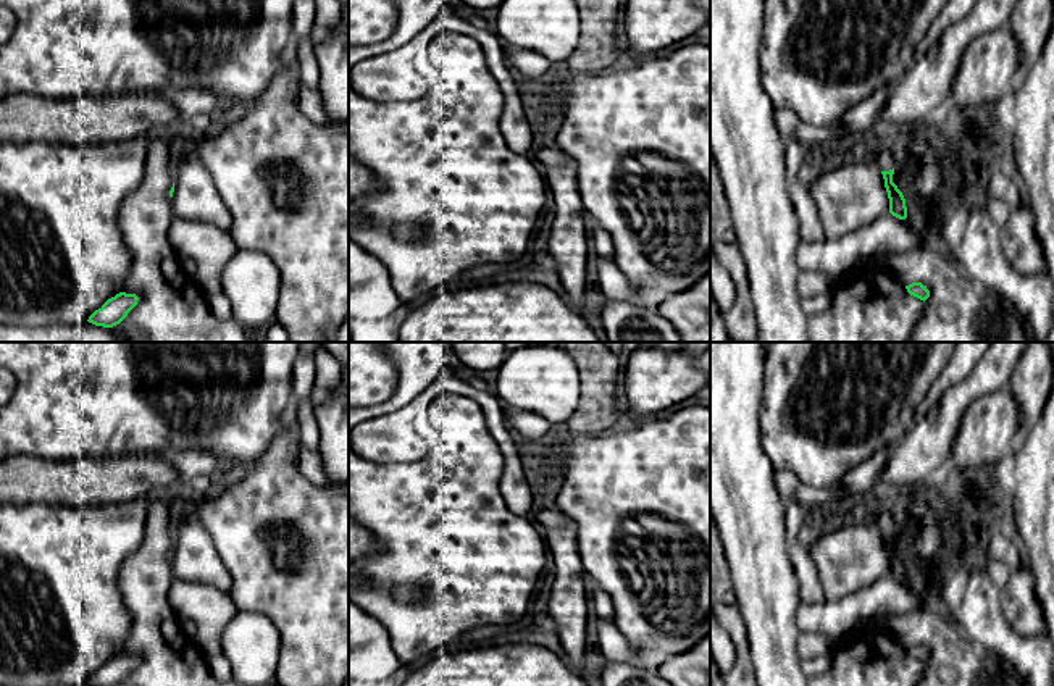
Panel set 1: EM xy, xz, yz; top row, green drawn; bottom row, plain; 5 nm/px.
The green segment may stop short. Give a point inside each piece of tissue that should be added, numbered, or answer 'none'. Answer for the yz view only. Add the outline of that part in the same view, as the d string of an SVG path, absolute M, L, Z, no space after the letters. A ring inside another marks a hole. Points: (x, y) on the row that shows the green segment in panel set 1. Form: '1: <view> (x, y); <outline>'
1: yz (885, 155); M883 142L873 148L872 160L880 166L881 171L889 171L897 161L896 144Z

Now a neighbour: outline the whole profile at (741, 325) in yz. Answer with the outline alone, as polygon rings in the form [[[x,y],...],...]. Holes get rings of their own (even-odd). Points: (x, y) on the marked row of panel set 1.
[[[715,242],[710,250],[730,273],[736,286],[736,300],[725,315],[726,333],[733,342],[757,342],[757,320],[742,253],[736,242]]]

